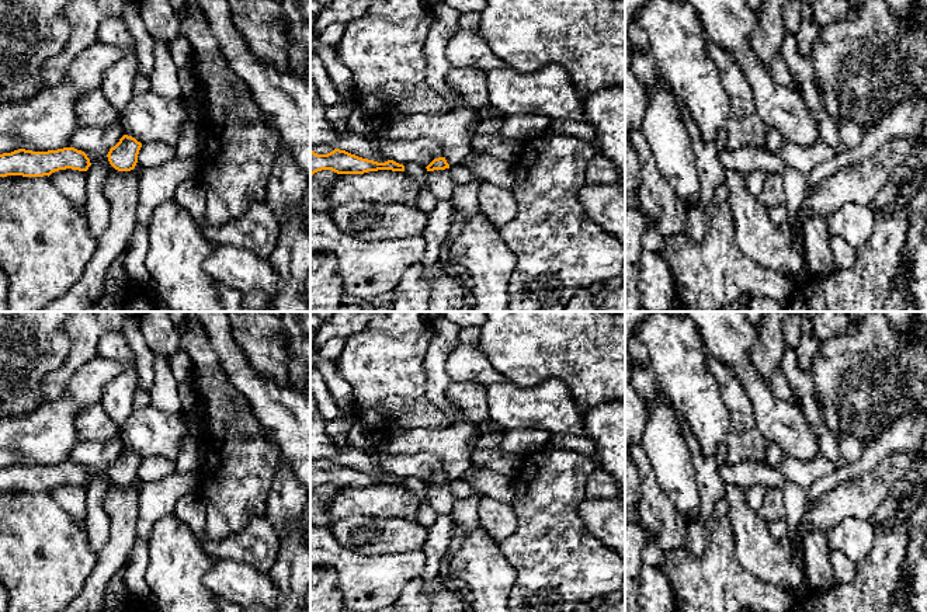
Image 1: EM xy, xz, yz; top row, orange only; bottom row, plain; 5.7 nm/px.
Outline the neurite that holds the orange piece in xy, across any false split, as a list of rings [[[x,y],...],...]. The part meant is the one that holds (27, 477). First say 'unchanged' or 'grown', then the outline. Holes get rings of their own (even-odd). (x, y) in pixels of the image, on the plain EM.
unchanged; [[[74,462],[48,466],[18,463],[0,469],[0,491],[49,491],[52,487],[66,483],[87,486],[90,480],[87,469]]]

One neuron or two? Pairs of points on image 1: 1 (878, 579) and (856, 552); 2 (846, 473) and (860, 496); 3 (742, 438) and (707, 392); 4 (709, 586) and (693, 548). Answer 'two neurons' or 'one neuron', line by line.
1: two neurons
2: two neurons
3: two neurons
4: two neurons

